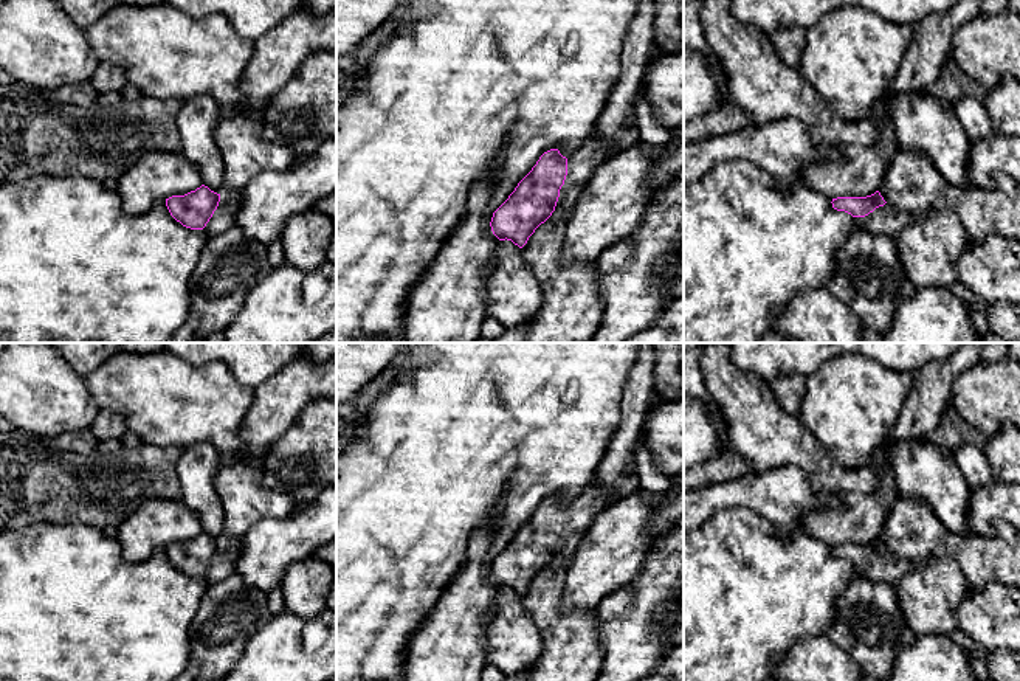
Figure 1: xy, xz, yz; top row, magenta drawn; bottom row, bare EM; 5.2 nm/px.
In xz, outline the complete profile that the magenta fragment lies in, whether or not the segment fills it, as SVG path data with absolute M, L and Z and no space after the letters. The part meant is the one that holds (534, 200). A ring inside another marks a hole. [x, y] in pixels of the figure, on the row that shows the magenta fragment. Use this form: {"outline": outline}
{"outline": "M591 135L567 158L558 149L544 152L493 213L493 234L522 248L553 211L560 209L569 216L595 169L606 161L611 146L609 140Z"}

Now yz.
{"outline": "M879 191L867 197L837 197L831 203L834 209L856 217L862 228L871 234L893 237L915 222L913 214L894 209L884 200Z"}

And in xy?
{"outline": "M202 185L184 195L166 199L166 206L183 226L205 230L209 236L214 236L234 226L242 199L243 189L220 195Z"}

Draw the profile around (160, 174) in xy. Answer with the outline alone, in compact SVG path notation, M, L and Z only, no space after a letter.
M152 150L121 175L115 191L121 197L122 209L140 216L155 202L184 195L202 185L197 166L181 152Z

